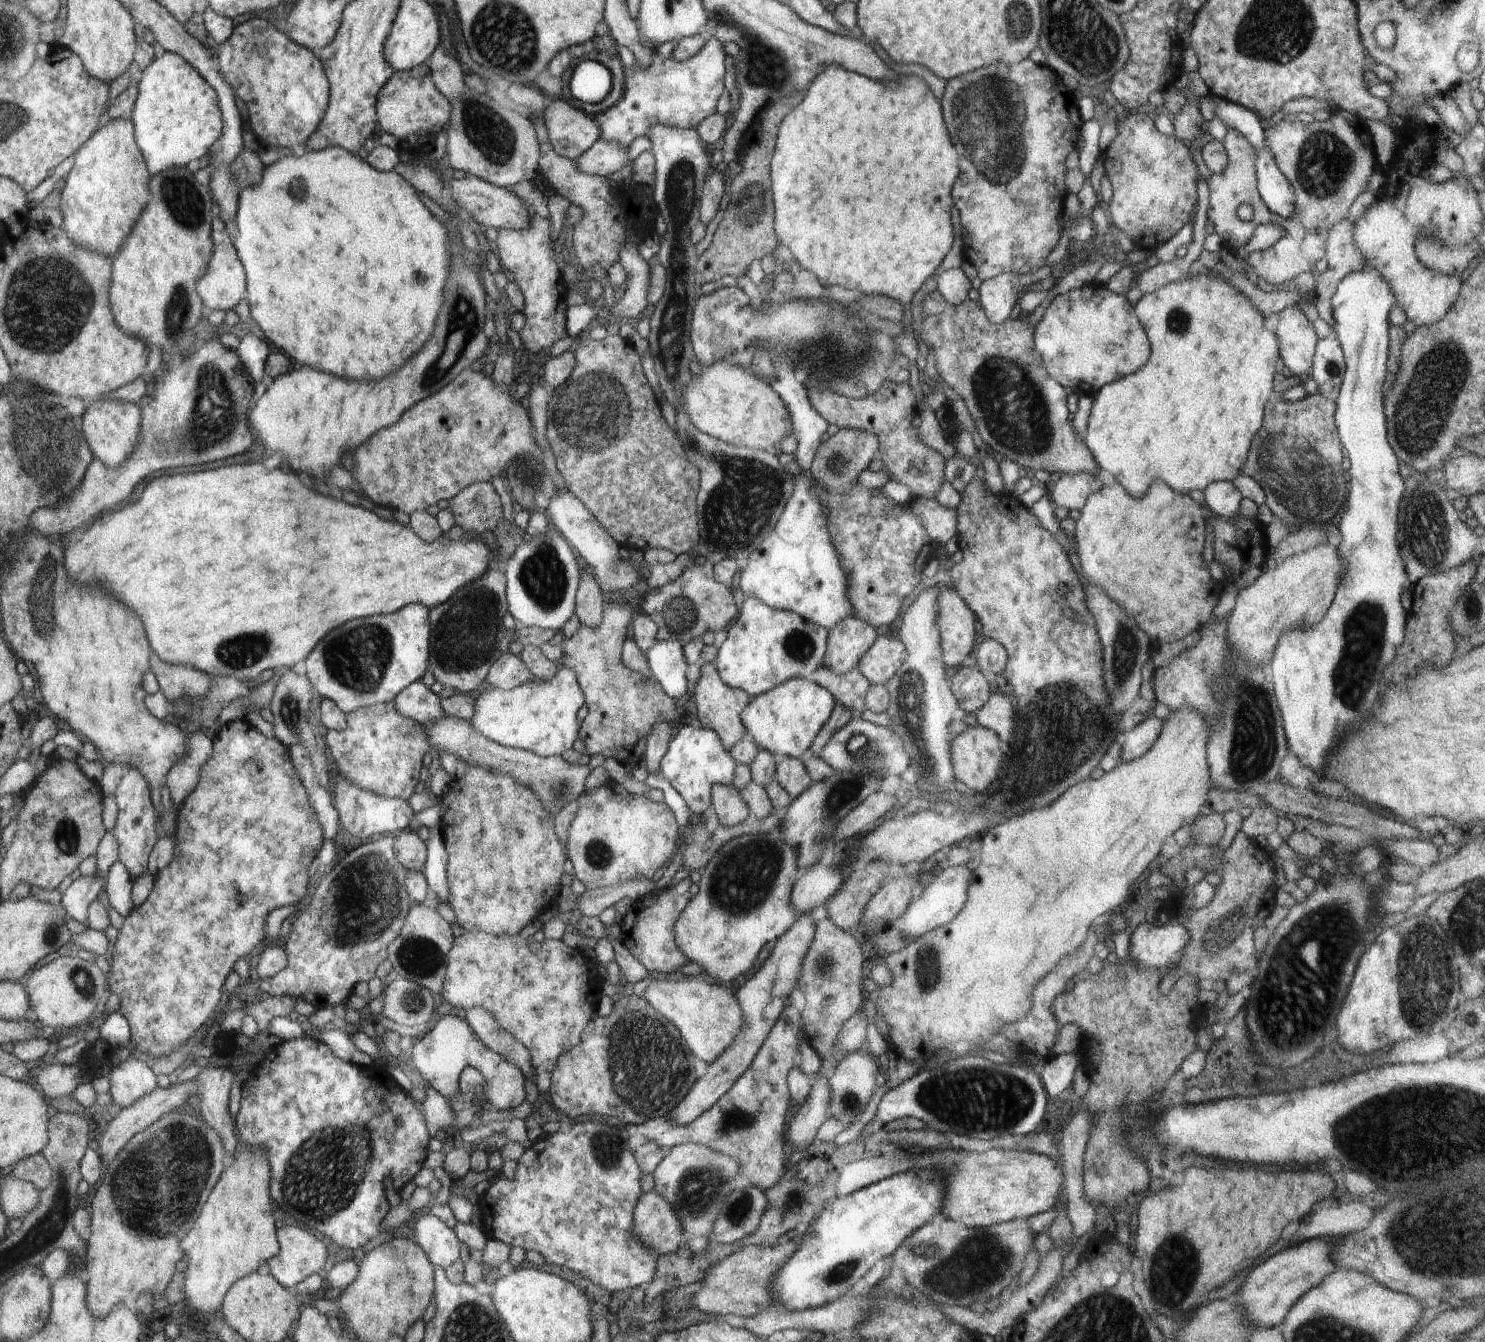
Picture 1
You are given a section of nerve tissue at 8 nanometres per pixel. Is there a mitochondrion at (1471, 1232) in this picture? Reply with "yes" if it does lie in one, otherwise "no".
yes

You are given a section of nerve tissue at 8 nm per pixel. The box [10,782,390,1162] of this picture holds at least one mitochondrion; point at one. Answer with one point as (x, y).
(67, 836)

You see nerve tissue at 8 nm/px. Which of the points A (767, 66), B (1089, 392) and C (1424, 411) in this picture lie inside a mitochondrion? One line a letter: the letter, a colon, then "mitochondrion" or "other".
A: mitochondrion
B: other
C: mitochondrion

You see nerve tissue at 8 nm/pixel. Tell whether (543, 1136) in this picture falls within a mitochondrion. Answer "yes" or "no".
no

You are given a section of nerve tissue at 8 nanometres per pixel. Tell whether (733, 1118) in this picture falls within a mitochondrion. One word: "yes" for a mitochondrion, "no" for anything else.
yes

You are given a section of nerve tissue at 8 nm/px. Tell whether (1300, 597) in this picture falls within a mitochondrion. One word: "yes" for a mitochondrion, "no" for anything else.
no

